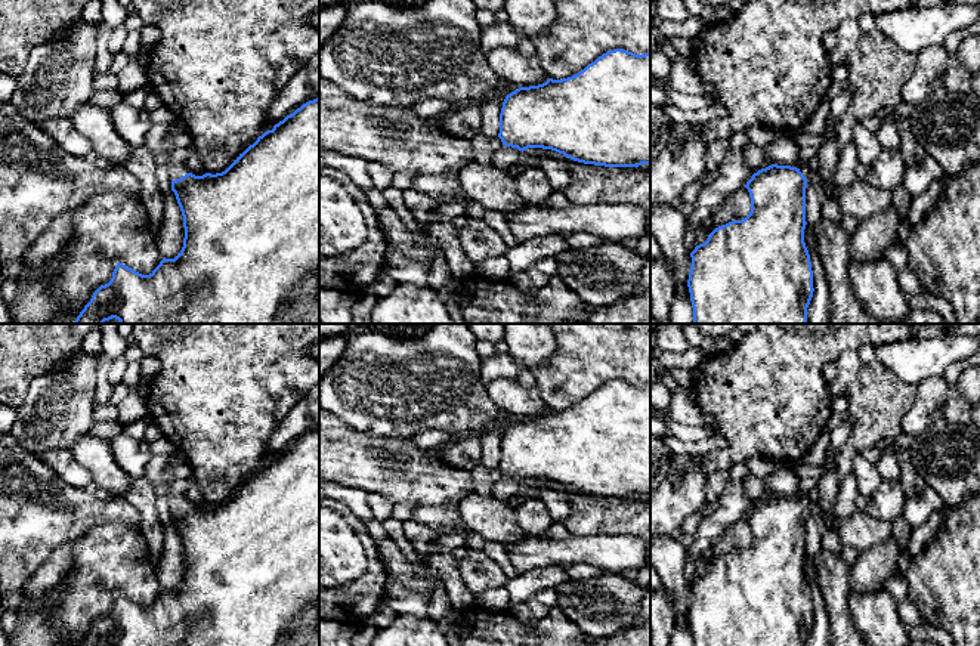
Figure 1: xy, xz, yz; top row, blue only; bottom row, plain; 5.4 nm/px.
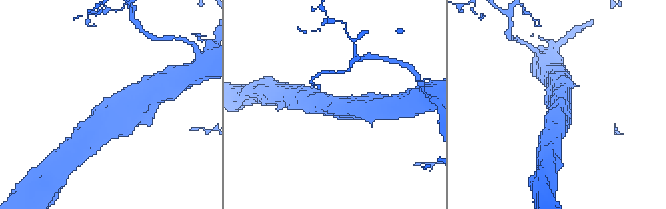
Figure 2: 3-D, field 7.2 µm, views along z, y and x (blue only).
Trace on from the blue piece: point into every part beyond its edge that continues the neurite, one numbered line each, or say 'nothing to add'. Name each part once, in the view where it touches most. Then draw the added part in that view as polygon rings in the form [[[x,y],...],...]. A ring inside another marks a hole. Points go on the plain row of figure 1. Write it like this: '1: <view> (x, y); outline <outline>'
1: xy (178, 501); outline [[[177,494],[177,495],[171,495],[169,497],[169,503],[170,503],[170,509],[171,511],[180,510],[183,509],[188,503],[185,494]]]

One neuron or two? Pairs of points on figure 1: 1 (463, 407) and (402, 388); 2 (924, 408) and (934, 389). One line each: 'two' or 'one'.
1: one
2: one

